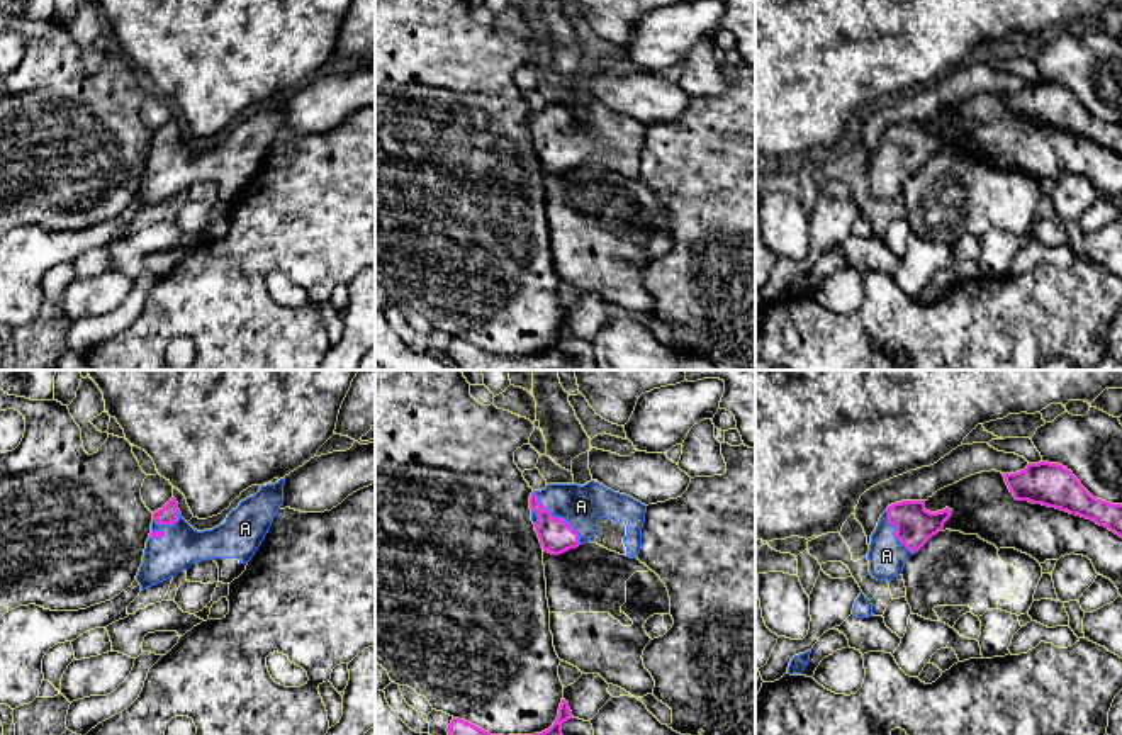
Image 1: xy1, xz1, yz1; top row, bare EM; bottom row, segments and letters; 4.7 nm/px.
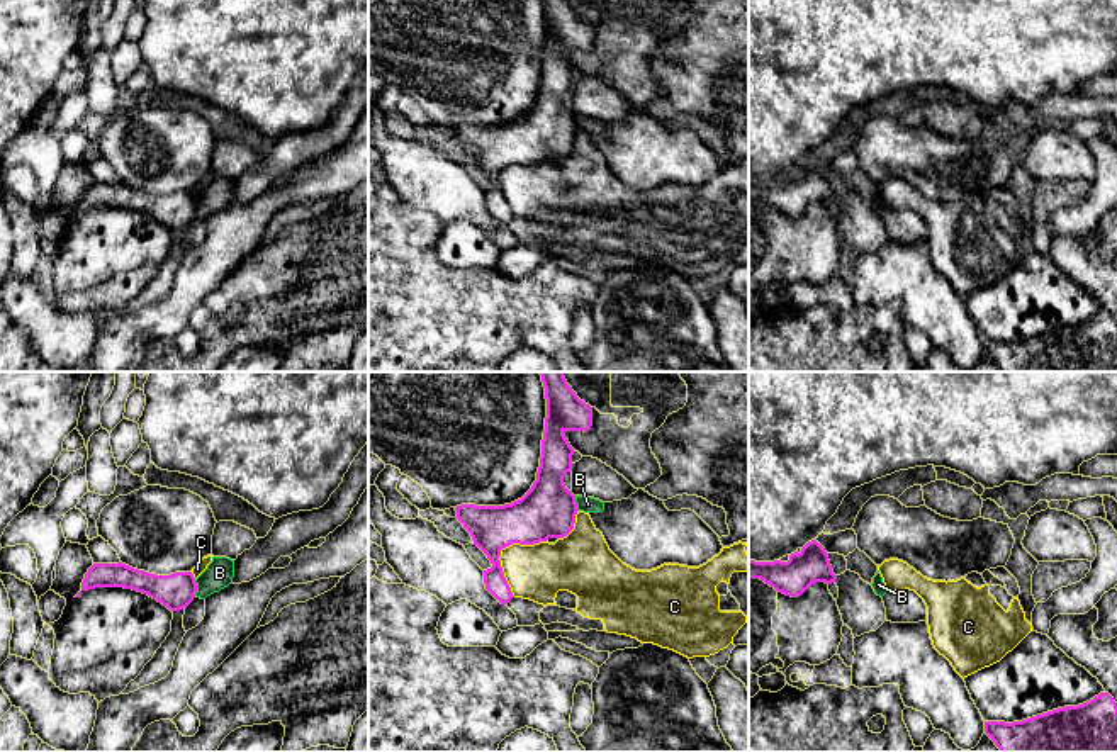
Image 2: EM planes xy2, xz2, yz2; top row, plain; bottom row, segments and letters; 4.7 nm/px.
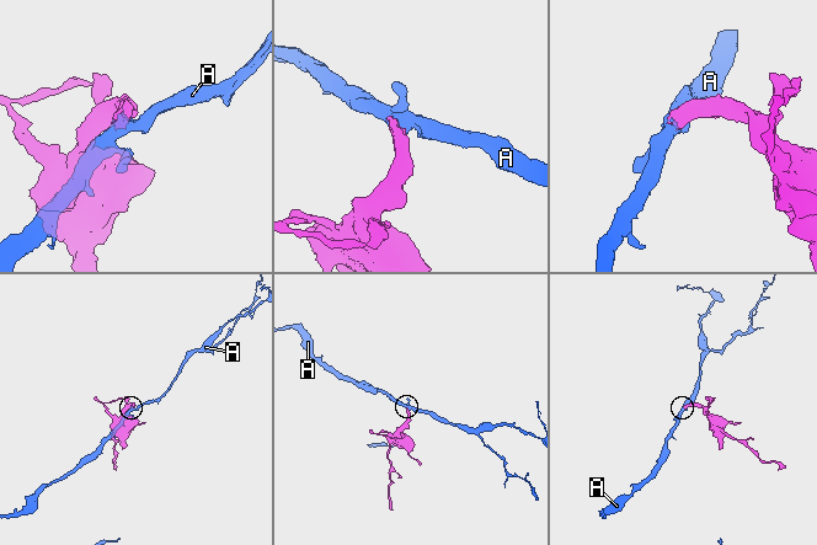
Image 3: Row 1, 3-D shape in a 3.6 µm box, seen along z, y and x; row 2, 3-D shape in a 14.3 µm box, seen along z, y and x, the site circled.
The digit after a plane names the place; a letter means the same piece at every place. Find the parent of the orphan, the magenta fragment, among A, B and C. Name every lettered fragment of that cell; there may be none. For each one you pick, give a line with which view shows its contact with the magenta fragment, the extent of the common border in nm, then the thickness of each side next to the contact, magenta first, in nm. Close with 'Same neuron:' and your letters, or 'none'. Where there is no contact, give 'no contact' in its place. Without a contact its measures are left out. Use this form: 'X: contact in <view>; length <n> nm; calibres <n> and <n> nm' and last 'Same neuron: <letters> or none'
A: contact in xz1; length 340 nm; calibres 160 and 200 nm
Same neuron: A

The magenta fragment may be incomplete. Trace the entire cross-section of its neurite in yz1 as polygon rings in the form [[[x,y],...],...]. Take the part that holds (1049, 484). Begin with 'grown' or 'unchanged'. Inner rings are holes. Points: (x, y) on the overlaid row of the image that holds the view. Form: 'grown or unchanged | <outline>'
unchanged | [[[1039,462],[1015,474],[1003,474],[1003,477],[1017,501],[1091,519],[1122,538],[1122,504],[1093,497],[1066,467]]]

